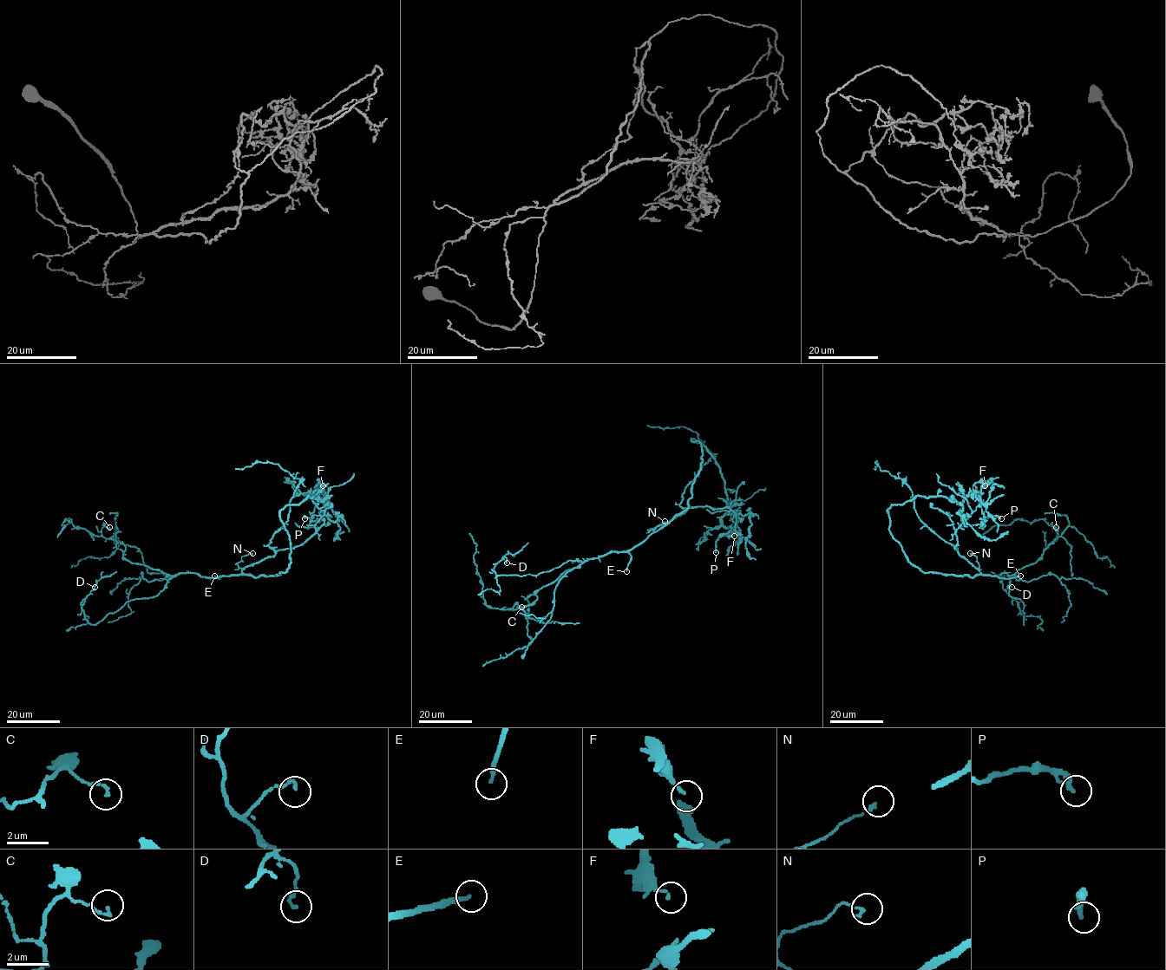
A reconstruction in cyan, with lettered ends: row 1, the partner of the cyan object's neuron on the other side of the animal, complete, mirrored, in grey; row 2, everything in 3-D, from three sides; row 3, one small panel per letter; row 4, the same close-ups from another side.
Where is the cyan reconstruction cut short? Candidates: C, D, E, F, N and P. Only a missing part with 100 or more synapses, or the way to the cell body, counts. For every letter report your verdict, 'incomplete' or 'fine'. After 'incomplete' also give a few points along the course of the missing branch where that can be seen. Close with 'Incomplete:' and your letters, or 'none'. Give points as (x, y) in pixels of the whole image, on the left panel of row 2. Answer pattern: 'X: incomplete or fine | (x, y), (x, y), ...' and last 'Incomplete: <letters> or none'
C: fine
D: fine
E: incomplete | (214, 576), (206, 534), (186, 508), (145, 464)
F: fine
N: fine
P: fine
Incomplete: E

